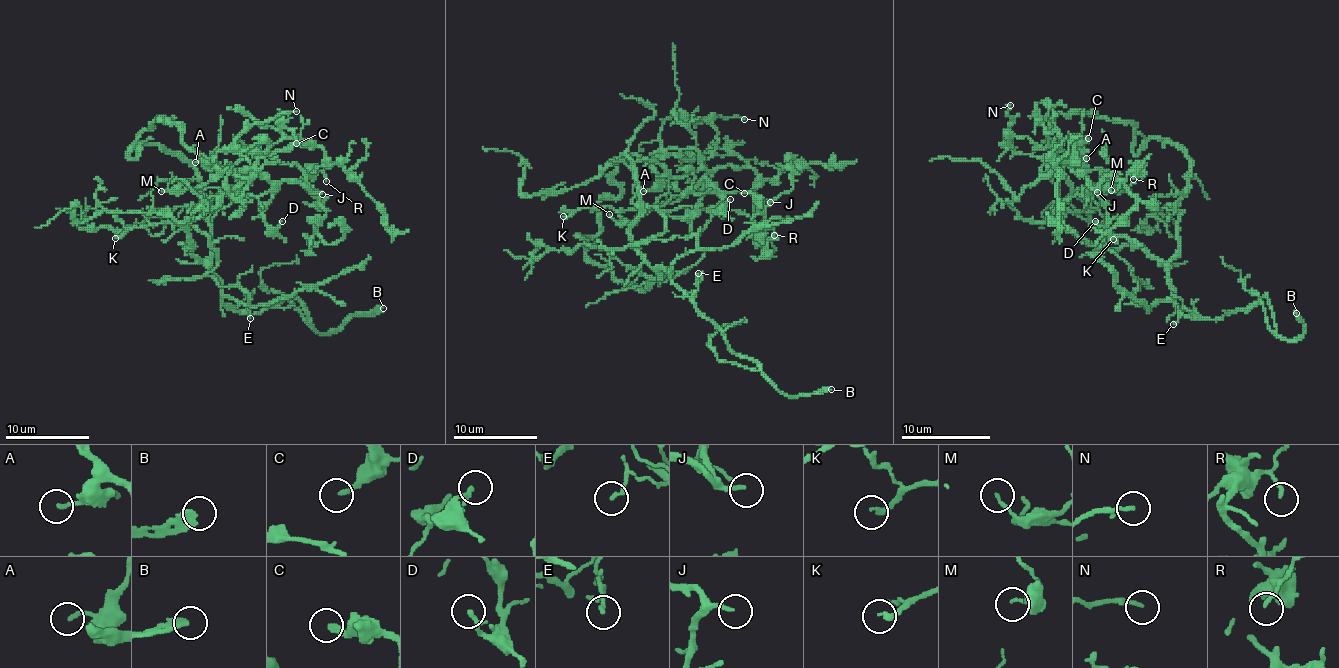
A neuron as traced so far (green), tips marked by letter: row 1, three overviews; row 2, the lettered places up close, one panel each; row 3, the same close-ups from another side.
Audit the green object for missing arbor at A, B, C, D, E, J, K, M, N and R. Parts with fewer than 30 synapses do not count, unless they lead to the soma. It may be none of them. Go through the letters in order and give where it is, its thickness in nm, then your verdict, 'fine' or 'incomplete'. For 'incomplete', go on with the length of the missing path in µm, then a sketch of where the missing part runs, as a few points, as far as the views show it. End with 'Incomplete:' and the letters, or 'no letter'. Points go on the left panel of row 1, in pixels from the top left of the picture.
A: place (195, 162); calibre 170 nm; fine
B: place (383, 308); calibre 320 nm; incomplete; missing 15 µm; course (383, 308), (394, 286), (391, 257), (353, 221)
C: place (296, 143); calibre 240 nm; incomplete; missing 15 µm; course (296, 143), (275, 126), (258, 143), (254, 153), (261, 160)
D: place (282, 221); calibre 140 nm; fine
E: place (250, 318); calibre 150 nm; fine
J: place (322, 194); calibre 180 nm; incomplete; missing 15 µm; course (322, 194), (330, 194), (341, 204), (347, 204), (372, 227), (372, 240), (366, 251), (383, 265)
K: place (115, 238); calibre 220 nm; fine
M: place (161, 191); calibre 120 nm; fine
N: place (296, 111); calibre 160 nm; fine
R: place (326, 181); calibre 150 nm; fine
Incomplete: B, C, J

